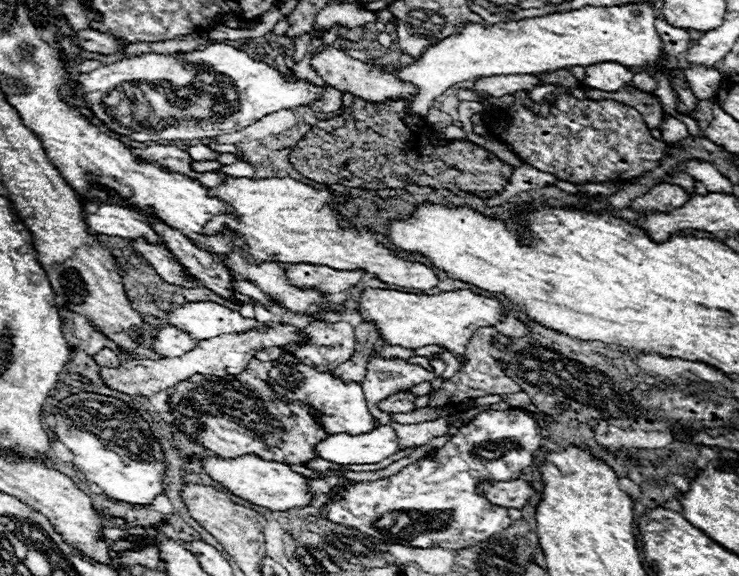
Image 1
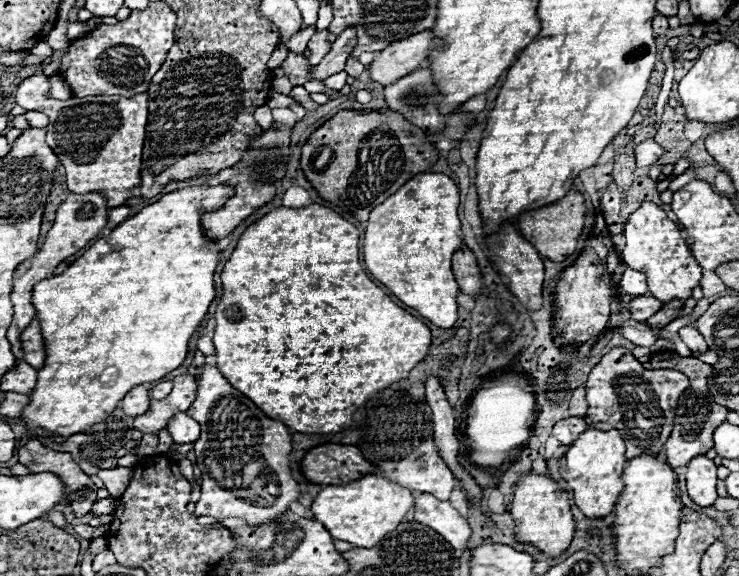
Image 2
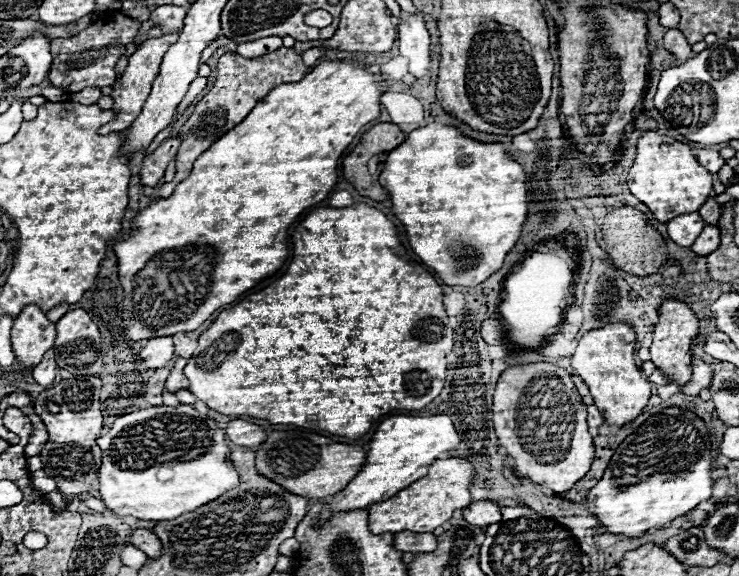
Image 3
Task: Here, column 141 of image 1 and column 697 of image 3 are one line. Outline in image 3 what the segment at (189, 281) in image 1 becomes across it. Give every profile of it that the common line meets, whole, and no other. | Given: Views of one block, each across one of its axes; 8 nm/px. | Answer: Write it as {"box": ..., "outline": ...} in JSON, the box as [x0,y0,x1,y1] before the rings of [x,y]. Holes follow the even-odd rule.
{"box":[692,226,720,256],"outline":[[[704,226],[702,234],[698,236],[698,240],[692,244],[692,250],[698,256],[708,256],[710,252],[714,252],[720,246],[720,228],[718,226]]]}

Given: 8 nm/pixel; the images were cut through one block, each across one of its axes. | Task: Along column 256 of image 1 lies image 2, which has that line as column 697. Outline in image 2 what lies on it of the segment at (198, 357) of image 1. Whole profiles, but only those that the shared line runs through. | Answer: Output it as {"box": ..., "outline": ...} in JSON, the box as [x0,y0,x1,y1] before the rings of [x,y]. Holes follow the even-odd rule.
{"box":[680,326,708,352],"outline":[[[684,326],[680,328],[680,338],[686,342],[686,346],[692,350],[692,352],[706,352],[708,346],[704,342],[704,338],[700,336],[700,332],[692,326]]]}

